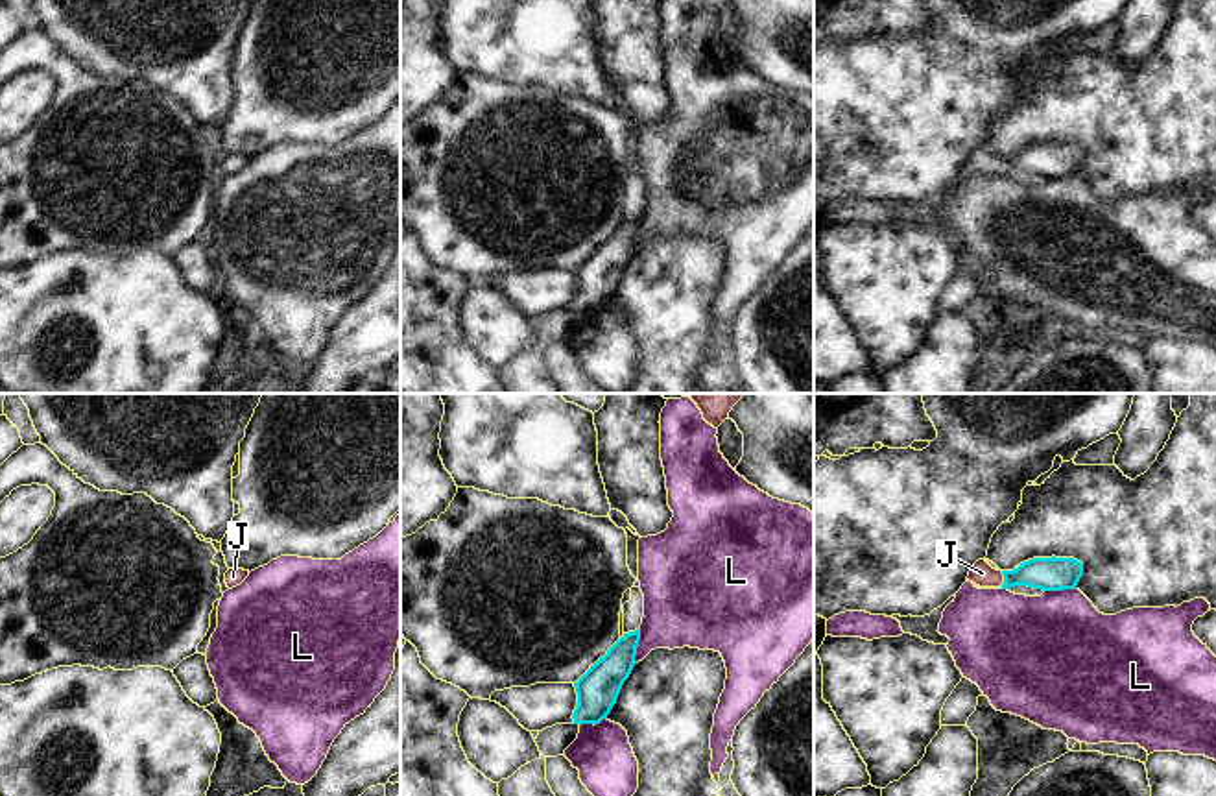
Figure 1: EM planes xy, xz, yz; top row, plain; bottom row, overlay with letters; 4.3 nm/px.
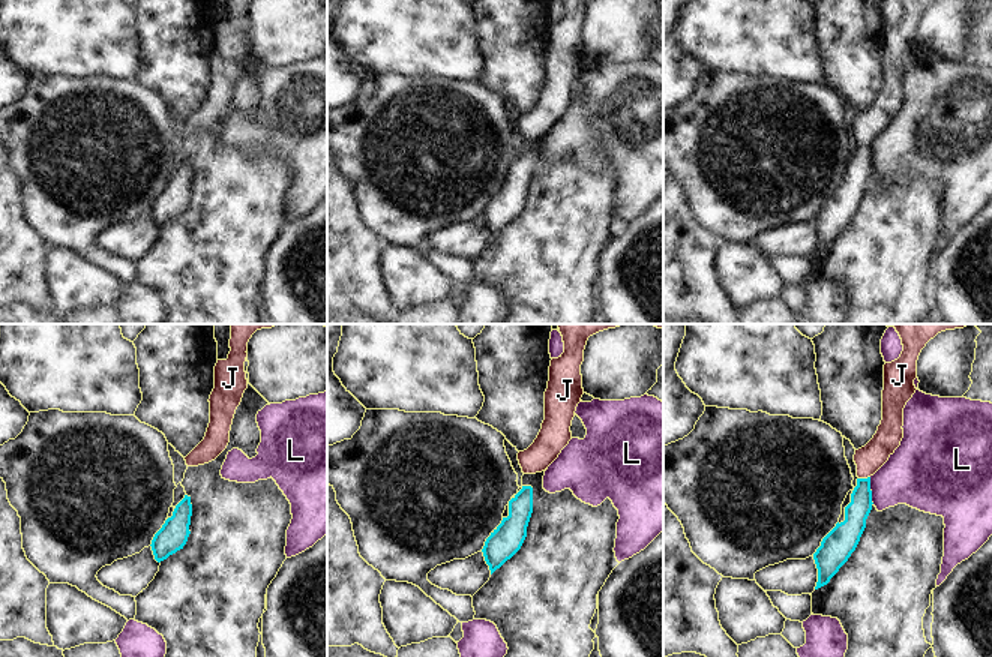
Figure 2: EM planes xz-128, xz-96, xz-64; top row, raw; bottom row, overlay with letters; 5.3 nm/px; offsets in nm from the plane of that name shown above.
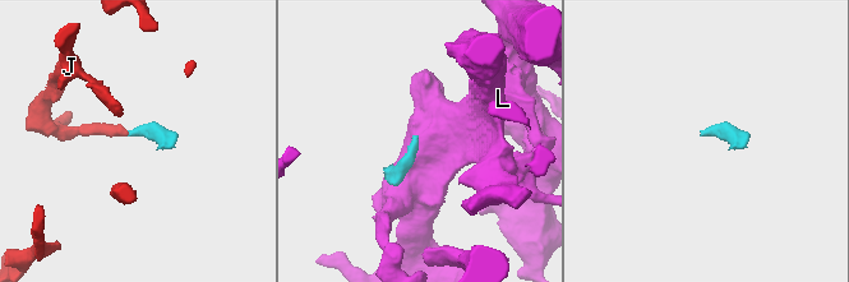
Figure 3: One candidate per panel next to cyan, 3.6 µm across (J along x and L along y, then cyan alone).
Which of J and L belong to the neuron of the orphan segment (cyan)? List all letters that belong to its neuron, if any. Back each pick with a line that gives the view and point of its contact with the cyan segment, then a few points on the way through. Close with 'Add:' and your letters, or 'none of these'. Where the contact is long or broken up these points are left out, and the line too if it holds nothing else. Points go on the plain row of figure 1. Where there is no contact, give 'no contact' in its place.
J: meets cyan in yz at (1004, 165); runs through yz (1052, 159), (1026, 159), (1004, 165), (991, 165), (982, 159)
Add: J

